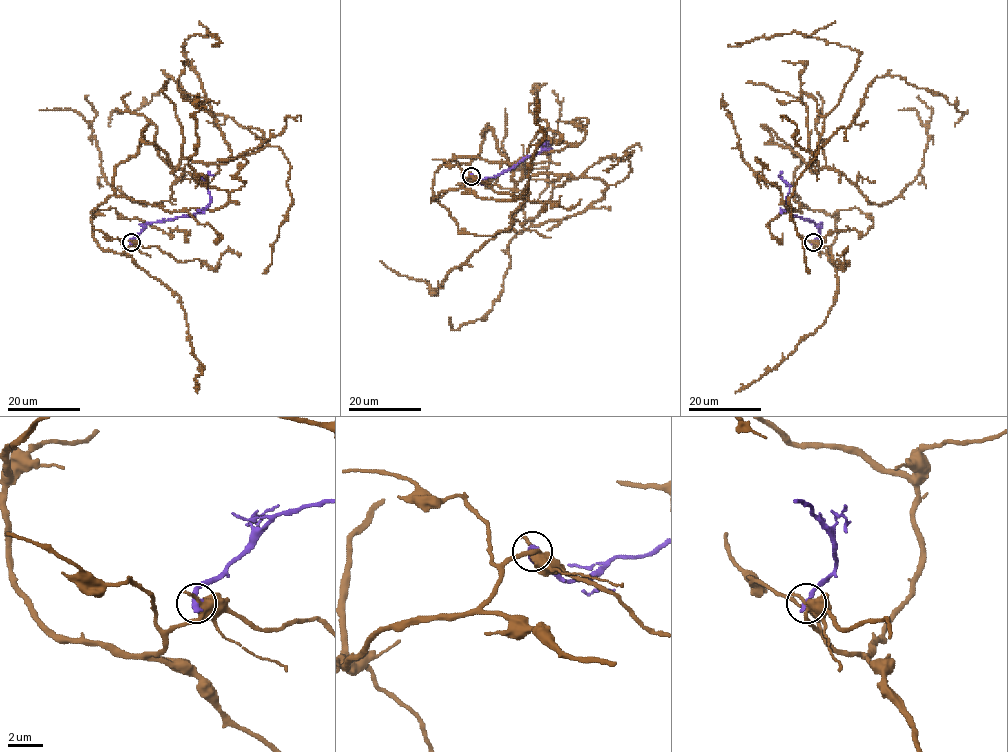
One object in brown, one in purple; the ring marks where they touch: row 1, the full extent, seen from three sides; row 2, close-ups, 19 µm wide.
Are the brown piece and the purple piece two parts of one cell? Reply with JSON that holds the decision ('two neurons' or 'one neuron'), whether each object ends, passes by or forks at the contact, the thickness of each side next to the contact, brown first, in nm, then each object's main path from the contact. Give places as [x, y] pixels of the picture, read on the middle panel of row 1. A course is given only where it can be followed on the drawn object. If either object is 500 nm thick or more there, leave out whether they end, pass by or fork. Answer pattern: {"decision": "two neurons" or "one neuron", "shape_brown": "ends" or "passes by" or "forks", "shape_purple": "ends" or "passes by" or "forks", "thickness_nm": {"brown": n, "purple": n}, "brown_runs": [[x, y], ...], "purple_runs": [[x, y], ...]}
{"decision": "two neurons", "shape_brown": "forks", "shape_purple": "ends", "thickness_nm": {"brown": 420, "purple": 360}, "brown_runs": [[472, 176], [433, 198], [490, 129], [514, 180], [607, 189], [523, 229], [493, 308], [450, 317]], "purple_runs": [[472, 176], [477, 181], [484, 181], [551, 148], [549, 151], [546, 144], [553, 141]]}

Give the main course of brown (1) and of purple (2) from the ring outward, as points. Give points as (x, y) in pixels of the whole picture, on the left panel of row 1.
1: (131, 243), (103, 250), (92, 212), (144, 128), (171, 172), (266, 141), (167, 75), (109, 126)
2: (131, 243), (148, 224), (203, 211), (210, 202), (206, 177), (213, 175)

